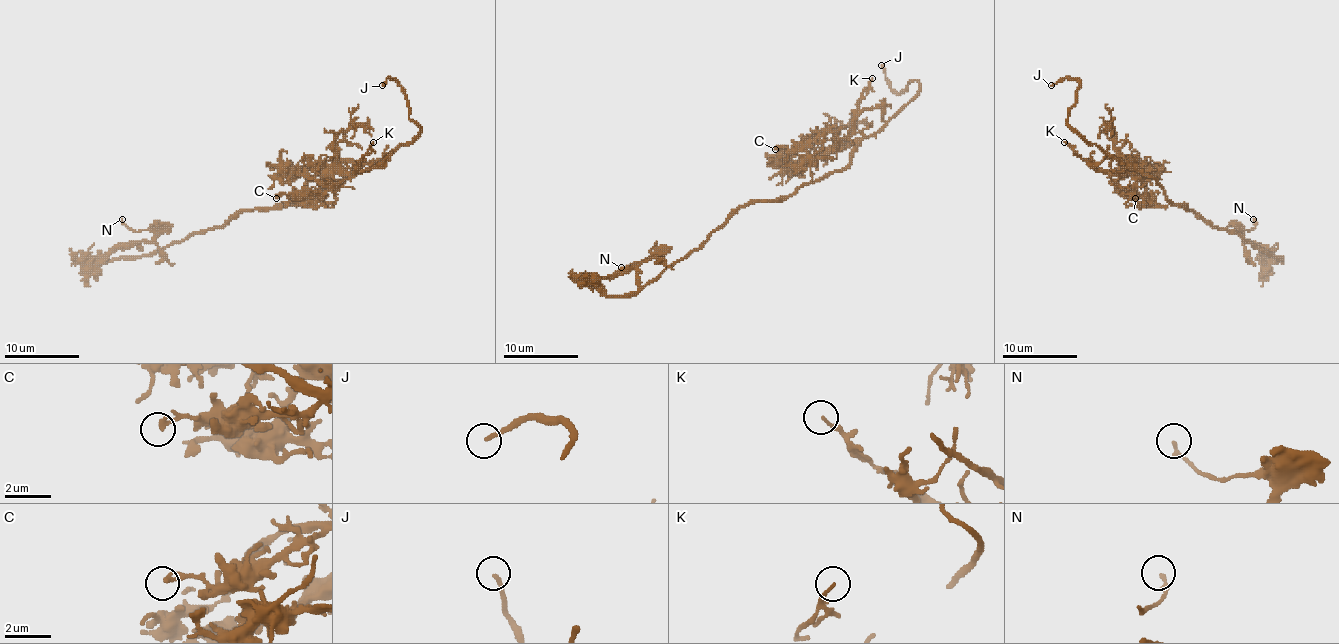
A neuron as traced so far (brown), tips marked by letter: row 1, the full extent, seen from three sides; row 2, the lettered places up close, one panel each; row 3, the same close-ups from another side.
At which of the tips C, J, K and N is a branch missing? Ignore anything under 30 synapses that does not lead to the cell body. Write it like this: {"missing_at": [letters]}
{"missing_at": ["J"]}

